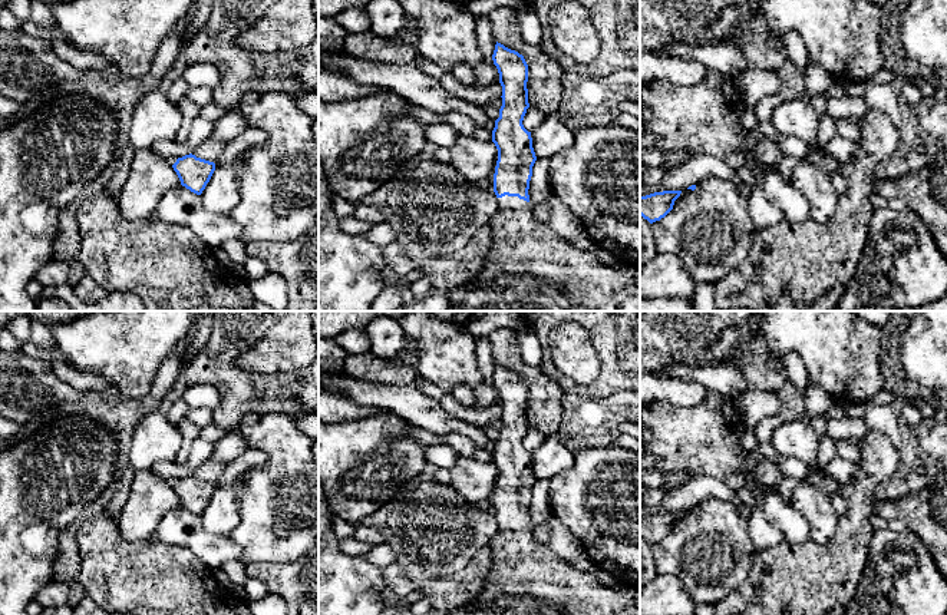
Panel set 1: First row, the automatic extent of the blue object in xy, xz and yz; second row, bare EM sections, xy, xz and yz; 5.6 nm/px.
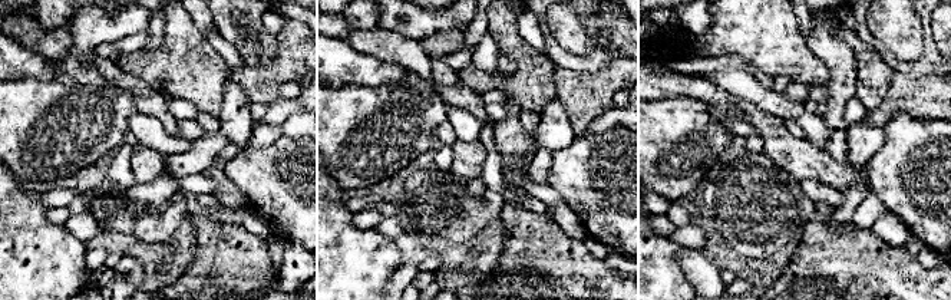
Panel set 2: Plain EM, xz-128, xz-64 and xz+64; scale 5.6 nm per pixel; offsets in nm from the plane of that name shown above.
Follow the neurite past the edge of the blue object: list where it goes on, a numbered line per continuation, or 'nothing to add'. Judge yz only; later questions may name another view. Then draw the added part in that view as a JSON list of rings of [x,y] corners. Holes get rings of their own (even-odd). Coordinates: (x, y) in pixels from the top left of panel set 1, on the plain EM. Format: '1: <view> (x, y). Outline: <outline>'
nothing to add

